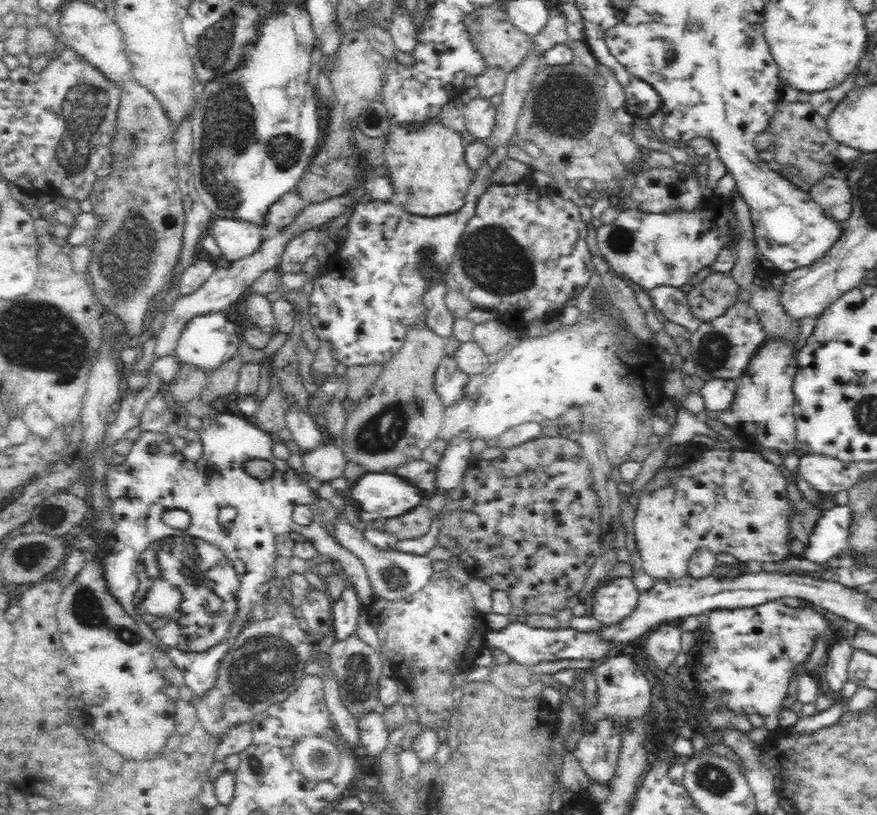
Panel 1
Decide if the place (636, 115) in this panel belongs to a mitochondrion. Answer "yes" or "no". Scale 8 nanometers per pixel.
no

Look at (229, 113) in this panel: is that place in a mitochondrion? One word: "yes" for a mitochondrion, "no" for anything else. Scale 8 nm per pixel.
yes

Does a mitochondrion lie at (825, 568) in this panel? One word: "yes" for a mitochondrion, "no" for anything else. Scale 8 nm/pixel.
no

